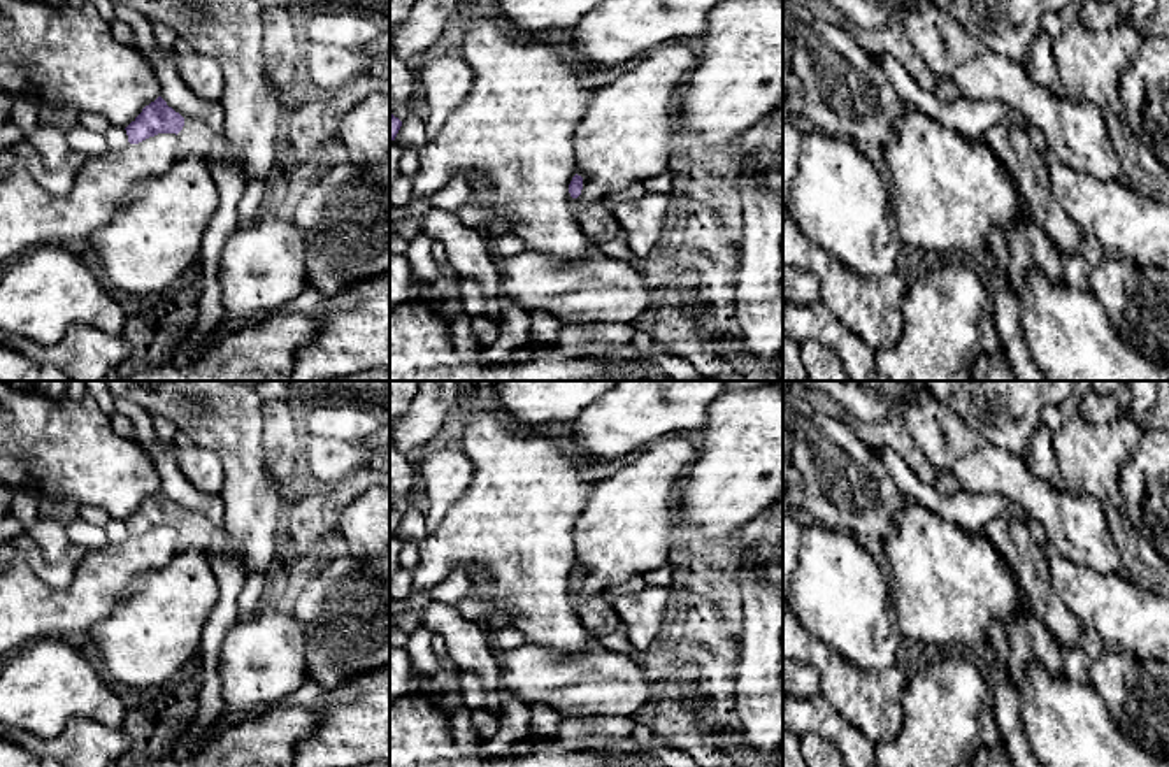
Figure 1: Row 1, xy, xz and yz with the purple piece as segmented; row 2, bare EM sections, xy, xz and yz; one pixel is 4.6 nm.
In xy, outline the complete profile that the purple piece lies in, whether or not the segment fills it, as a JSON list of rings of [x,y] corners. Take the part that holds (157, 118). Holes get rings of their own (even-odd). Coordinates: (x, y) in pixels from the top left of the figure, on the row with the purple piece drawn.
[[[158,97],[125,128],[130,144],[139,144],[158,133],[177,135],[179,156],[202,156],[214,160],[221,151],[221,135],[198,119],[184,121],[167,102]]]

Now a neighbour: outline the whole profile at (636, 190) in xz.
[[[637,181],[637,183],[632,183],[628,188],[614,193],[609,197],[609,202],[614,205],[614,204],[620,204],[620,202],[627,202],[627,200],[635,200],[642,195],[646,195],[646,186],[642,181]]]

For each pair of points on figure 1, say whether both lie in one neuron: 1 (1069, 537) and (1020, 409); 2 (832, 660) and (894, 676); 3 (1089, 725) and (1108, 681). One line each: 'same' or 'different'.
1: different
2: same
3: different

